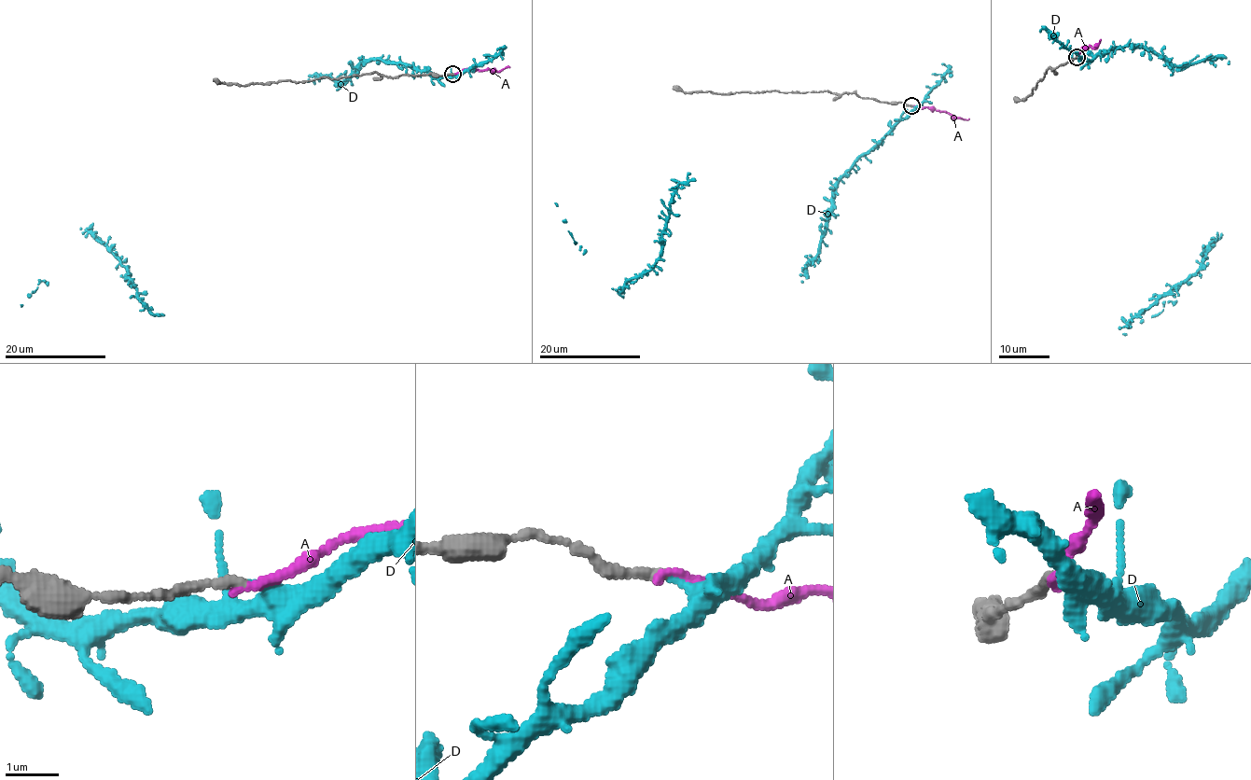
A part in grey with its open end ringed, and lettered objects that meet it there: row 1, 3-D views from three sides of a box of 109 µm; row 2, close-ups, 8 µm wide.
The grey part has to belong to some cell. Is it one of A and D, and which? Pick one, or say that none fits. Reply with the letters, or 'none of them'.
A

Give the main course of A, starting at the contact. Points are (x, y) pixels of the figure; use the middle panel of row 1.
A: (911, 105), (968, 118)

